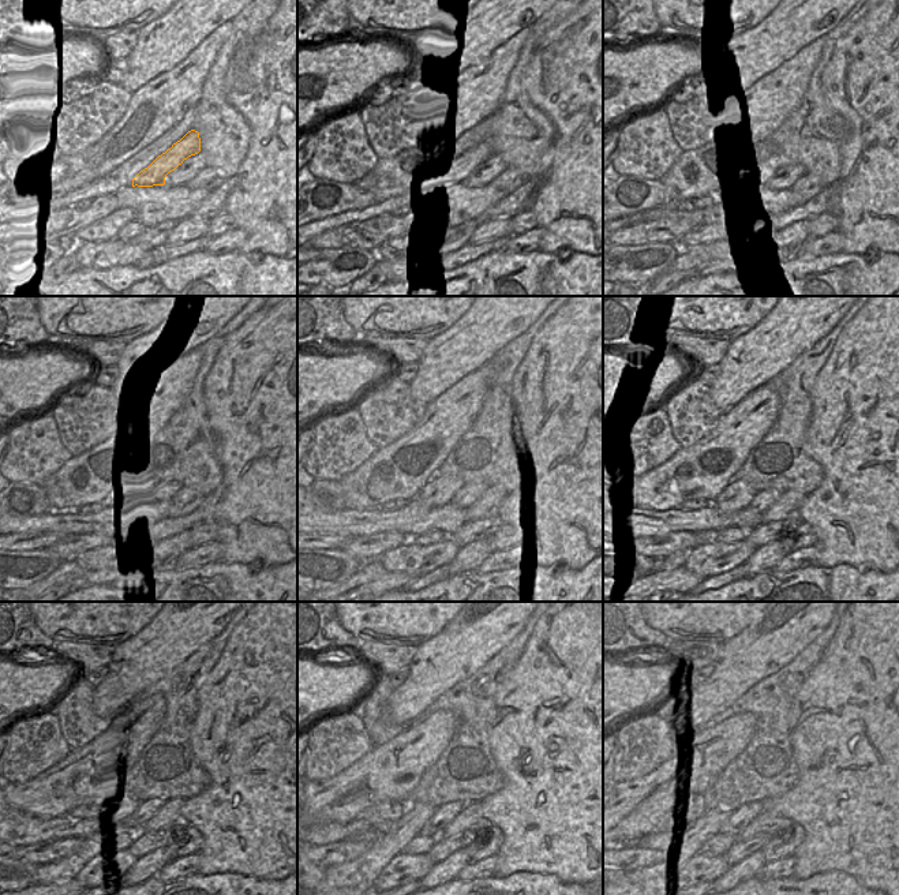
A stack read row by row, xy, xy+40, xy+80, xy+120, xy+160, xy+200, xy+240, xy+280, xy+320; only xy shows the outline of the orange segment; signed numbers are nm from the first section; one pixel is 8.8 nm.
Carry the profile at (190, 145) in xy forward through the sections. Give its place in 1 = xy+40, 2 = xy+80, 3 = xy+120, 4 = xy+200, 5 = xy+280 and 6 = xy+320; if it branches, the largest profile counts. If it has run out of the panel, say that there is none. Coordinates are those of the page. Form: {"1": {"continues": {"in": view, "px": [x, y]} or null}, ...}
{"1": {"continues": {"in": "xy+40", "px": [482, 152]}}, "2": {"continues": {"in": "xy+80", "px": [770, 169]}}, "3": {"continues": {"in": "xy+120", "px": [133, 491]}}, "4": {"continues": {"in": "xy+200", "px": [738, 494]}}, "5": {"continues": {"in": "xy+280", "px": [364, 869]}}, "6": {"continues": {"in": "xy+320", "px": [659, 879]}}}

